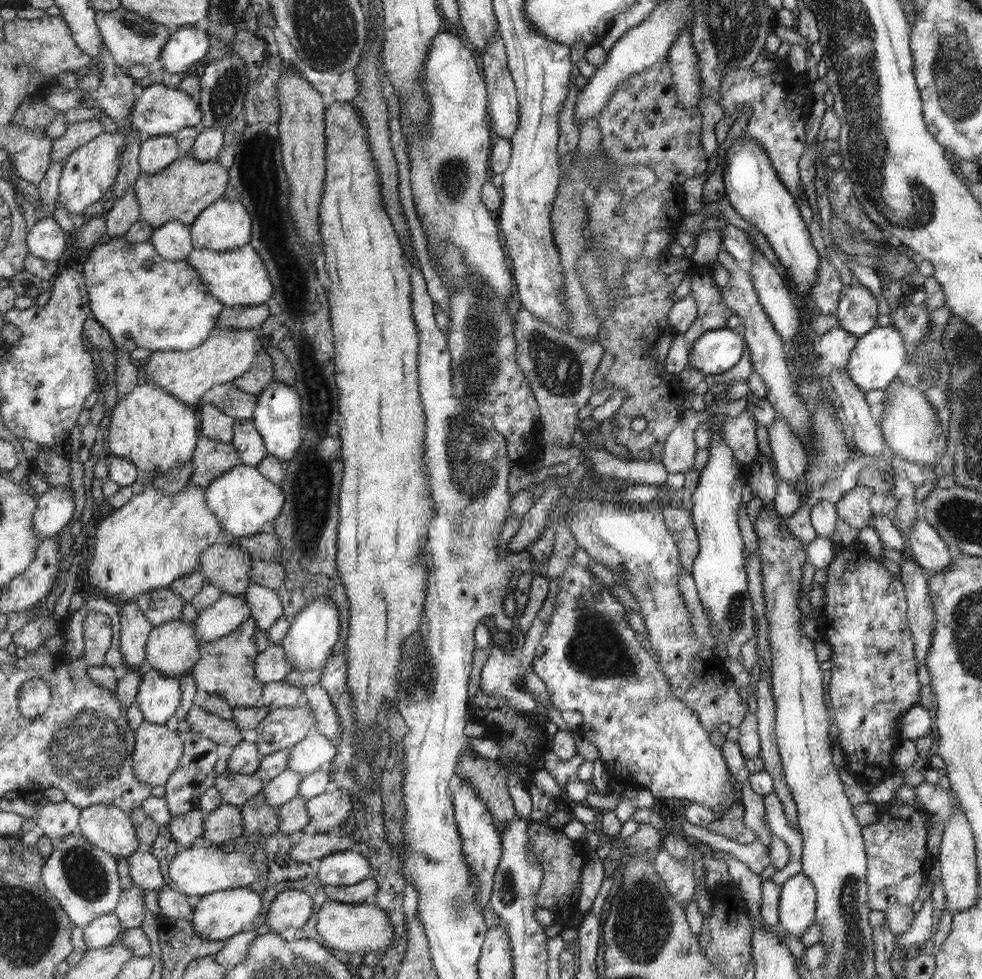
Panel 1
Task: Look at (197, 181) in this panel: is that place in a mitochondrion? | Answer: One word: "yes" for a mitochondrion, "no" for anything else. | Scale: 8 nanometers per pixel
no

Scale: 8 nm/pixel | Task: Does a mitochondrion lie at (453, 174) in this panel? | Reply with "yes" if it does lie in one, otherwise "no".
yes

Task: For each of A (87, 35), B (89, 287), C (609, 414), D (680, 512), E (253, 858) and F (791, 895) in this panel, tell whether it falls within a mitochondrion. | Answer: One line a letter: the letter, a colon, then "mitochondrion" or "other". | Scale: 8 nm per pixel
A: other
B: other
C: other
D: other
E: mitochondrion
F: other

